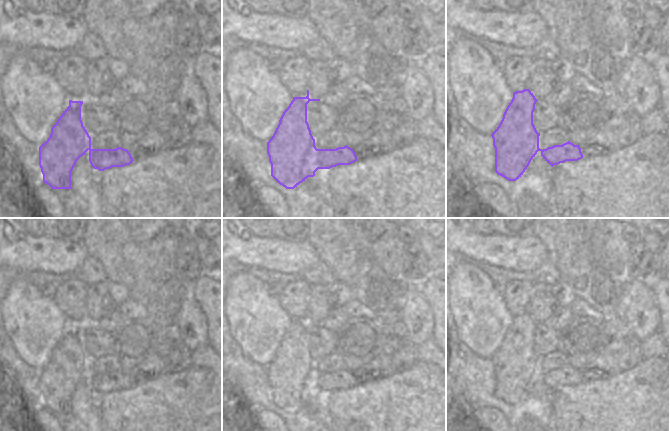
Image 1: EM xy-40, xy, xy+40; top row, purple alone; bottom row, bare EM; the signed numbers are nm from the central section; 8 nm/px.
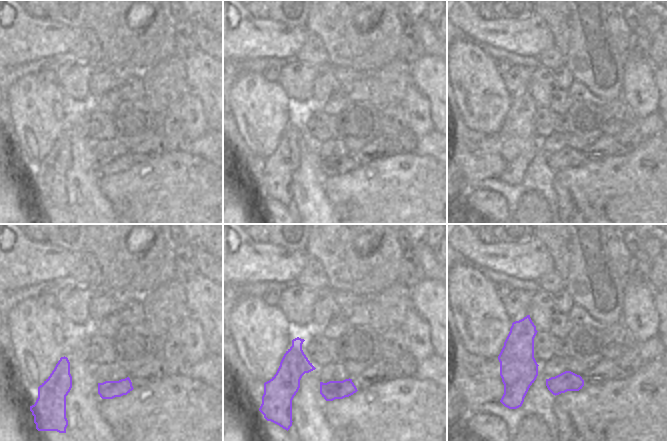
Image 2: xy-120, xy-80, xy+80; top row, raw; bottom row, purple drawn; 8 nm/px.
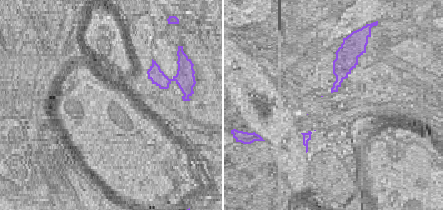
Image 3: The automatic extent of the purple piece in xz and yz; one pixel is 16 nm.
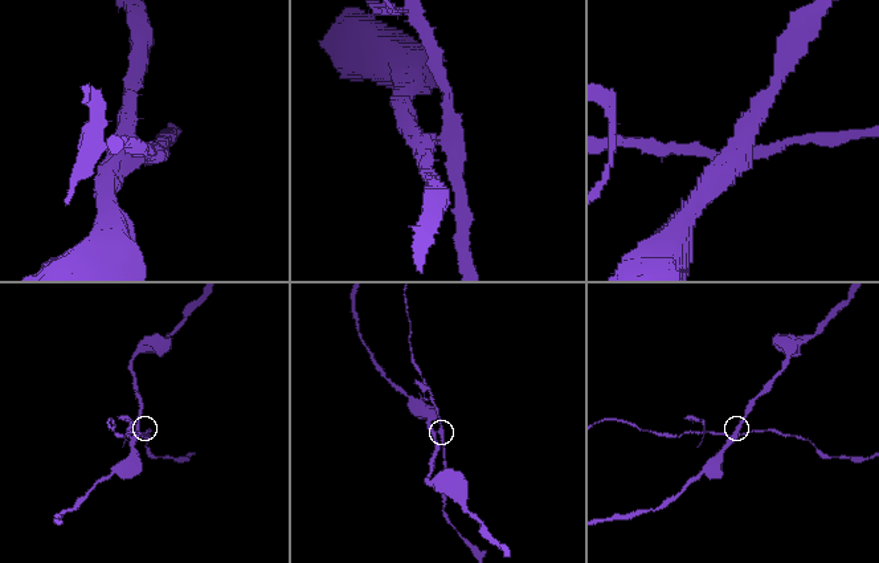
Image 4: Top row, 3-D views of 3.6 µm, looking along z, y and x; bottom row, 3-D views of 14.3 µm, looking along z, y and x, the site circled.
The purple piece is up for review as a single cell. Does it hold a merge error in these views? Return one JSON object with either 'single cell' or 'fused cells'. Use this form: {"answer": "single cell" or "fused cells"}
{"answer": "fused cells"}

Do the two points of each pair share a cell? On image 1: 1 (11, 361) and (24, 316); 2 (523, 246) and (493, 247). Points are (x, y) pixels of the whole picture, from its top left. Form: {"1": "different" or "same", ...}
{"1": "different", "2": "same"}

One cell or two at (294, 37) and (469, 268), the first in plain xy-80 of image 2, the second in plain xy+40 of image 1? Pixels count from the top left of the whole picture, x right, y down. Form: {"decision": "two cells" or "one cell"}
{"decision": "two cells"}

